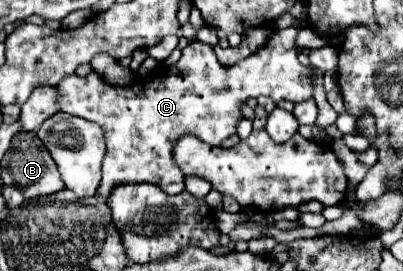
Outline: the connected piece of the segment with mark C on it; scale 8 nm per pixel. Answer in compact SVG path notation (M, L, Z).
M297 28L275 30L263 48L239 60L233 66L221 66L213 48L195 40L175 64L163 66L155 78L135 80L127 86L113 86L95 72L87 78L69 76L57 84L59 112L81 116L95 122L105 132L107 152L103 160L103 178L99 194L107 198L119 184L155 184L167 194L185 190L185 178L171 158L177 138L191 132L207 144L219 146L225 138L237 134L237 122L243 118L241 104L249 98L269 96L273 102L303 102L313 96L313 88L305 82L305 66L297 60L295 38Z

